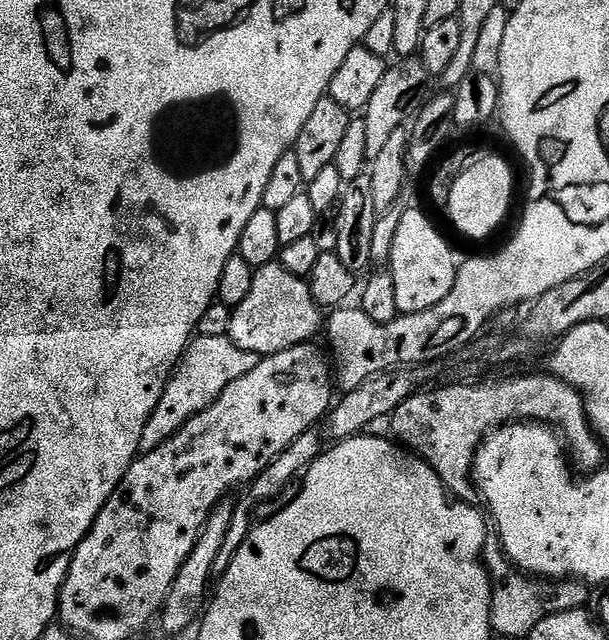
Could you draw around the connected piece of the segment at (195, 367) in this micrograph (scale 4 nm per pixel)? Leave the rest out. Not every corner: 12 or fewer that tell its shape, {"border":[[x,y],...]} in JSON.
{"border":[[197,335],[154,406],[141,453],[162,446],[261,359]]}

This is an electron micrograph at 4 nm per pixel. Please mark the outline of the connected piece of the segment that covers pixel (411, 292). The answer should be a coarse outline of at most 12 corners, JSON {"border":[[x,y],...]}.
{"border":[[416,206],[390,257],[401,314],[438,306],[458,259]]}

